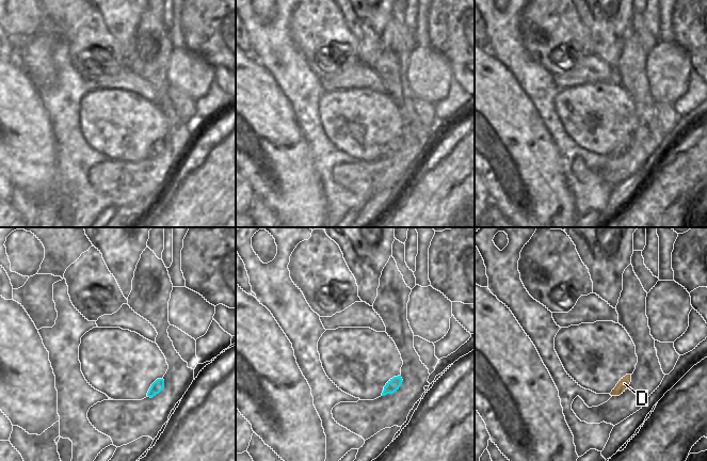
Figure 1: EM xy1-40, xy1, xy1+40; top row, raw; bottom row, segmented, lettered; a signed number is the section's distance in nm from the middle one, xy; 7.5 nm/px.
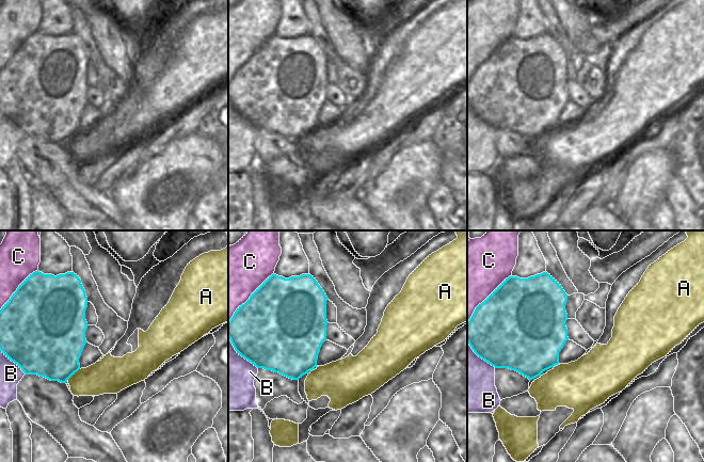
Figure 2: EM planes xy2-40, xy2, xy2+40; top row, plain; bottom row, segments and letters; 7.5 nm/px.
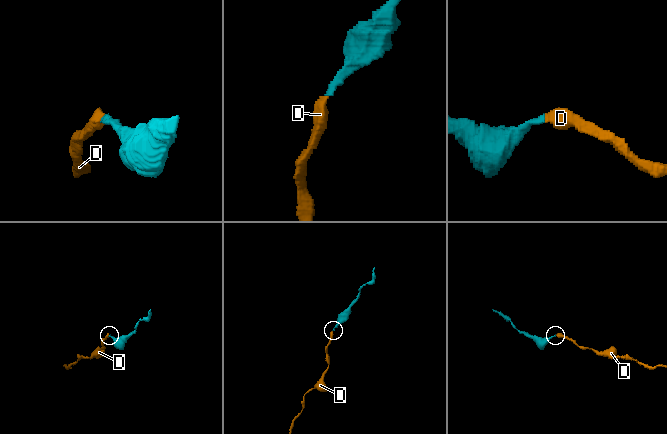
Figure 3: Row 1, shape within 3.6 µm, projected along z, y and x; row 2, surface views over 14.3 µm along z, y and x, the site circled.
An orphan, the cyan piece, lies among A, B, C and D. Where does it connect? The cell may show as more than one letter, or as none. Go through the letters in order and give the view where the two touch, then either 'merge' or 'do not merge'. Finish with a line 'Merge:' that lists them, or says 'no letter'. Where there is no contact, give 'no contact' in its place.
A: contact in xy2-40; do not merge
B: contact in xy2-40; do not merge
C: contact in xy2; do not merge
D: no contact; merge
Merge: D

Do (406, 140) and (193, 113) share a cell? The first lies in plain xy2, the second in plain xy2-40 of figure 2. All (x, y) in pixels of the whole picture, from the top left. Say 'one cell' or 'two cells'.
one cell

